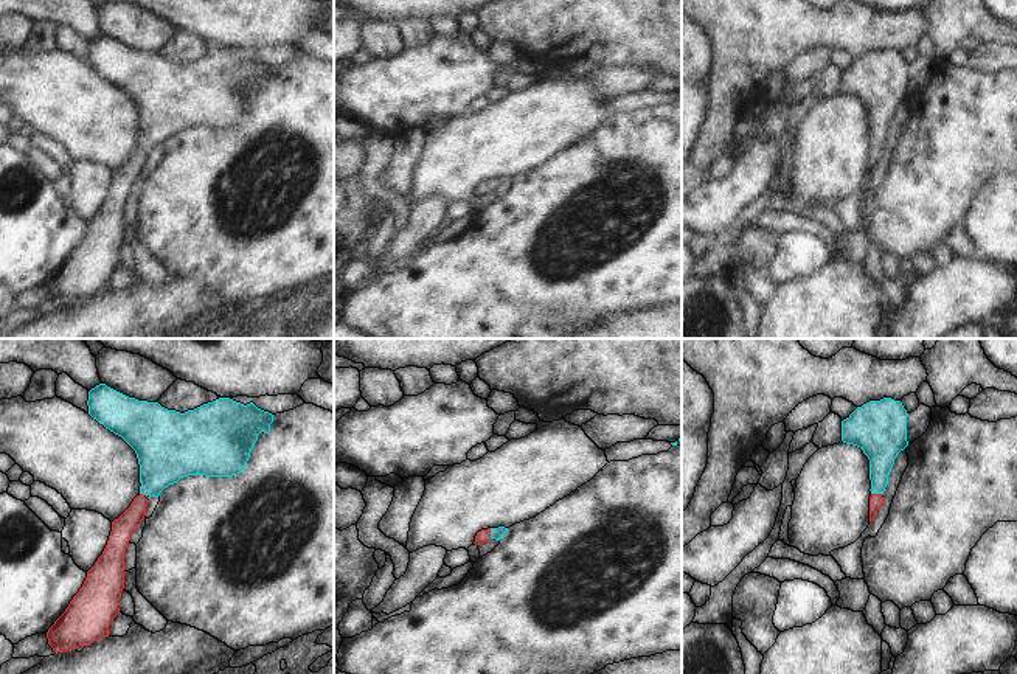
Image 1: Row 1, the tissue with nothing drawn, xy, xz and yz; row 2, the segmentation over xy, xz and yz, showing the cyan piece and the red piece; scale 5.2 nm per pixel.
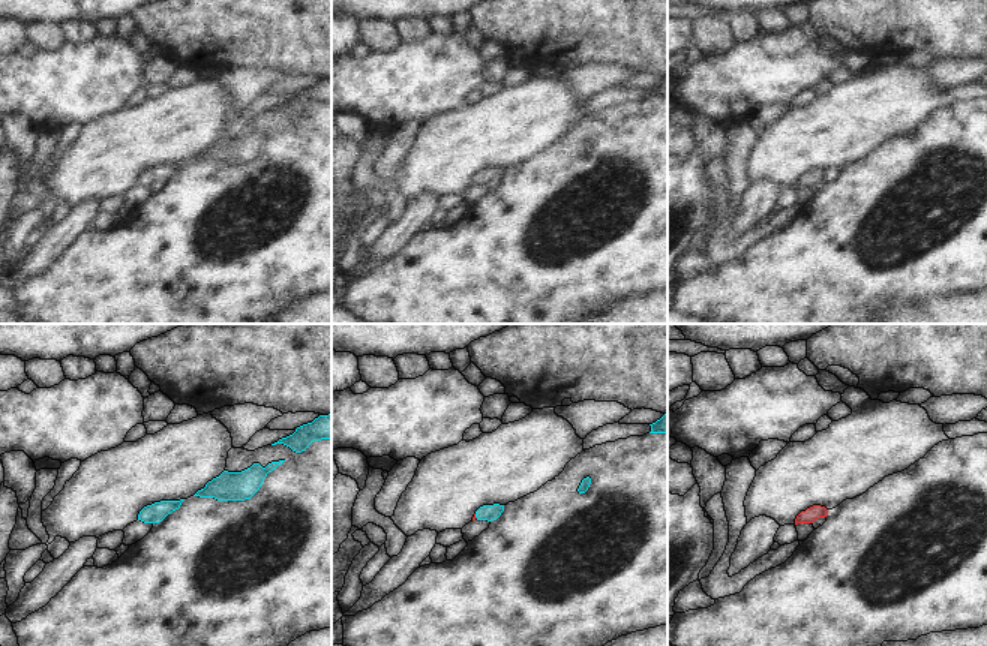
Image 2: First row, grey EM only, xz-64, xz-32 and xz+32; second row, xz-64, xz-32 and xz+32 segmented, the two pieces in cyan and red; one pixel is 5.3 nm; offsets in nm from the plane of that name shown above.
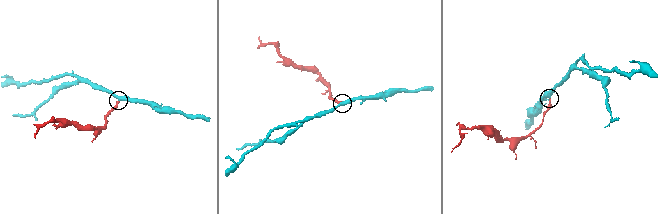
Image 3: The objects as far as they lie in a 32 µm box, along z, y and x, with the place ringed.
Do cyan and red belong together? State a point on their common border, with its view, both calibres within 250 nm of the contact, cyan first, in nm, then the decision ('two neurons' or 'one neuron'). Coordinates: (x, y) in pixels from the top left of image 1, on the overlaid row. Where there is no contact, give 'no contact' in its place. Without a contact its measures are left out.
contact xz (491, 533); calibres 70 and 70 nm; one neuron

